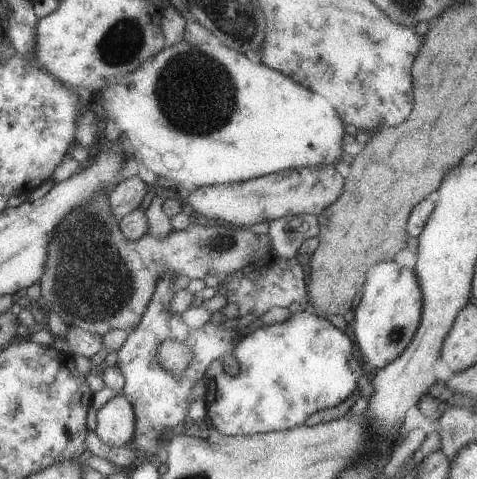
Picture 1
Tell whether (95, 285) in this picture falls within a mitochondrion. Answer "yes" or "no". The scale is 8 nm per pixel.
yes

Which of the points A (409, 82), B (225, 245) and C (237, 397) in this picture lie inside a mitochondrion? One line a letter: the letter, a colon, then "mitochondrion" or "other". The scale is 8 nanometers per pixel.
A: other
B: mitochondrion
C: other

